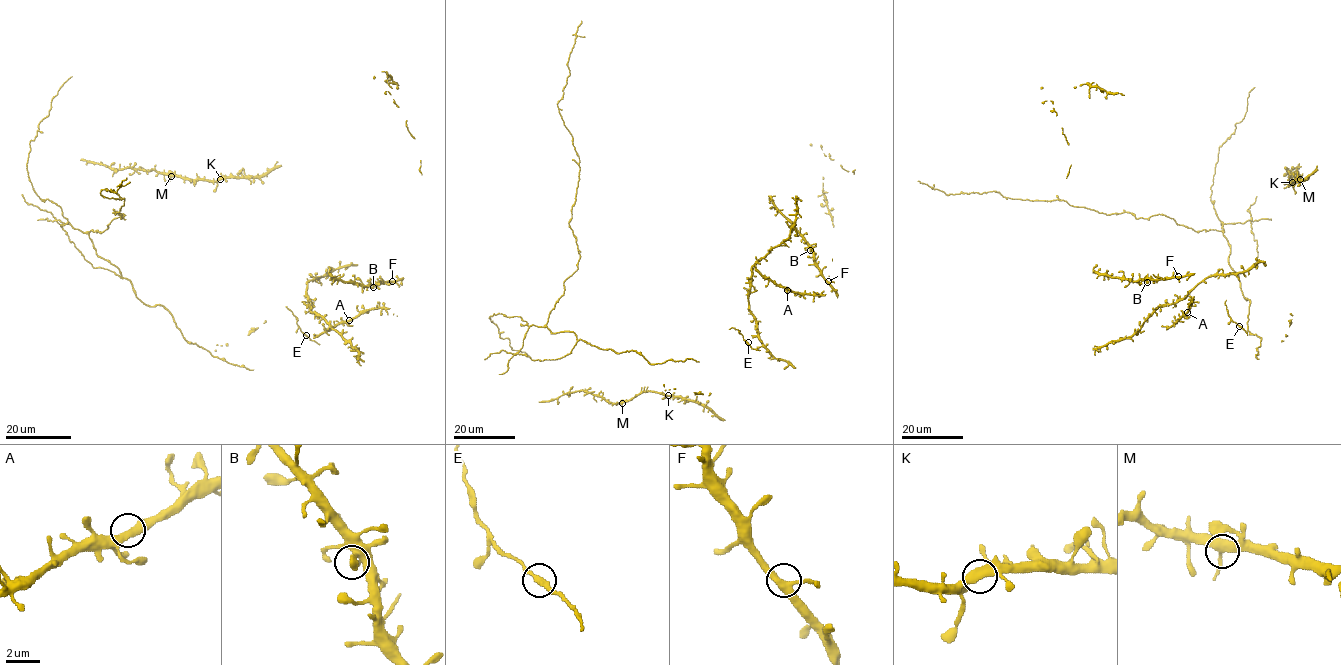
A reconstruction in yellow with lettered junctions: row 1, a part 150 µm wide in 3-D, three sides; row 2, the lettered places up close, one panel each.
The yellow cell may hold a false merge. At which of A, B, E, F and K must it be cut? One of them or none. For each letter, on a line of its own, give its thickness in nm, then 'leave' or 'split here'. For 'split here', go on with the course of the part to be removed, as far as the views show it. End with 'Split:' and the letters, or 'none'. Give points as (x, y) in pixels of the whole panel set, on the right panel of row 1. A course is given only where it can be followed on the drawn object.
A: 460 nm | leave
B: 500 nm | leave
E: 320 nm | leave
F: 380 nm | leave
K: 440 nm | leave
Split: none

